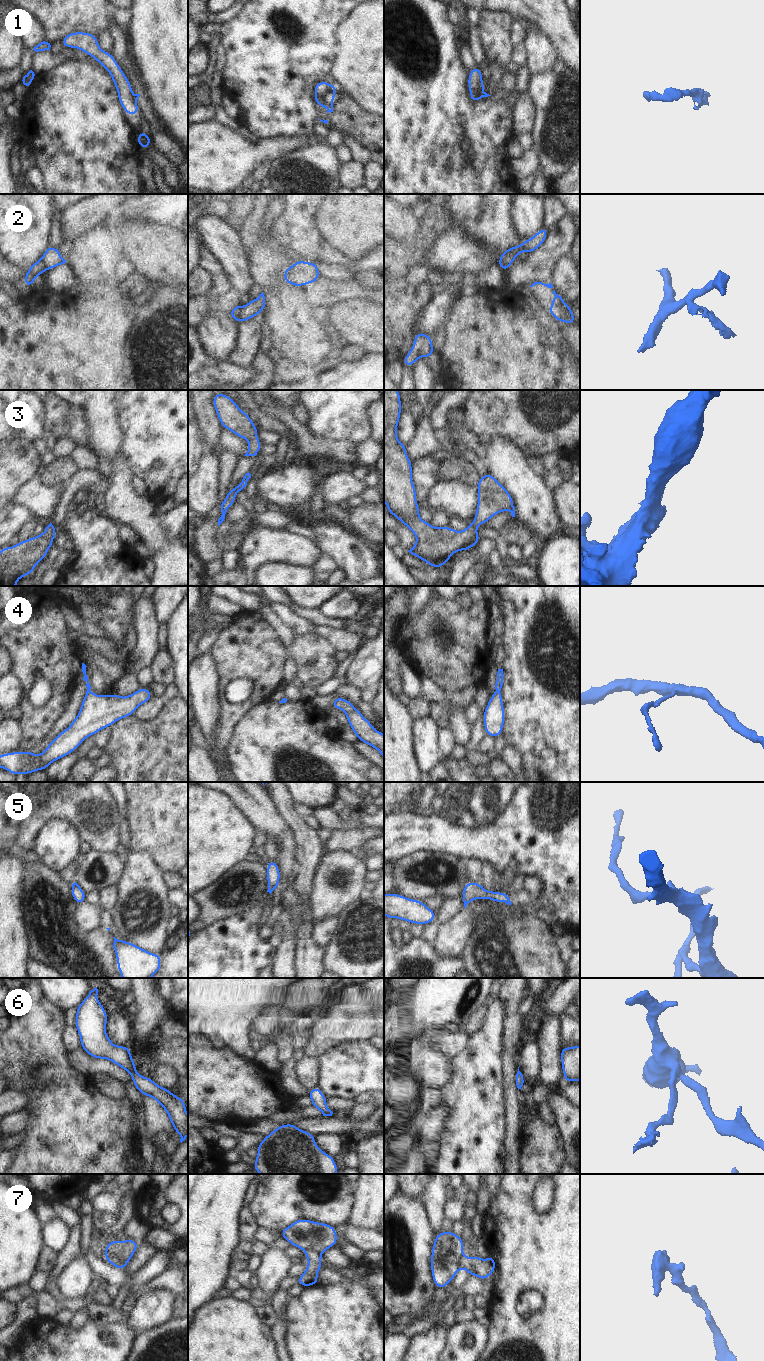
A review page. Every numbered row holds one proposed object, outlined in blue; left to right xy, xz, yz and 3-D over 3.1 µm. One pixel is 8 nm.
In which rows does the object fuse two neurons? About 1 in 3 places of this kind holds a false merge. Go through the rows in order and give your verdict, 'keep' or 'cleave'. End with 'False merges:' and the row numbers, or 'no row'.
1: keep
2: cleave
3: keep
4: keep
5: keep
6: keep
7: cleave
False merges: 2, 7

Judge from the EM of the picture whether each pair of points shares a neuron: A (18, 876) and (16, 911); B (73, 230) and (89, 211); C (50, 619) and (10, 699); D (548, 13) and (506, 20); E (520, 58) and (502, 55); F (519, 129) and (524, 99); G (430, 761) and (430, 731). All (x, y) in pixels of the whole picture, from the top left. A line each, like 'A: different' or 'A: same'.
A: same
B: same
C: different
D: different
E: different
F: same
G: same

